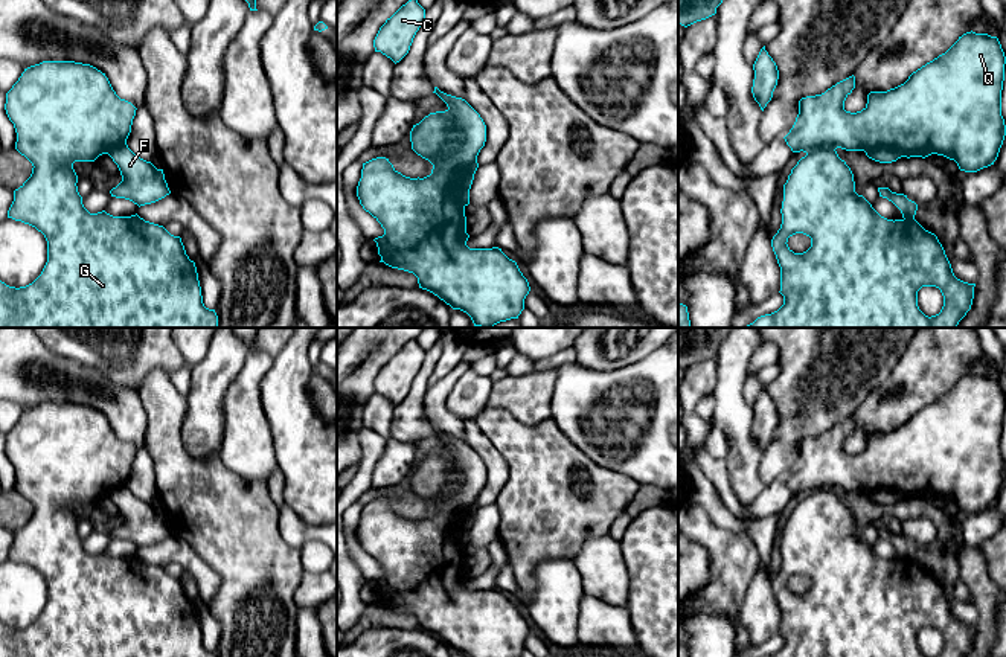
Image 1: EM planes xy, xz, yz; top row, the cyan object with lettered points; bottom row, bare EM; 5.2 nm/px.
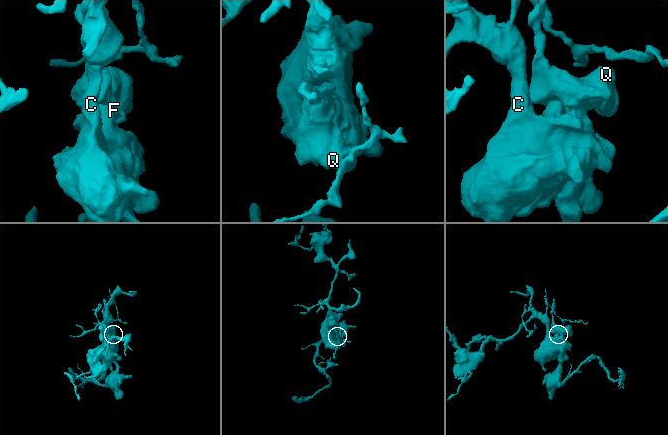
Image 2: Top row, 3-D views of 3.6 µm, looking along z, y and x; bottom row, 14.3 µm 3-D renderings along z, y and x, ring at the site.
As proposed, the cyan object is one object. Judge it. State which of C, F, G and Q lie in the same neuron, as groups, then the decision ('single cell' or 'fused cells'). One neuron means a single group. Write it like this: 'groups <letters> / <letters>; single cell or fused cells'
groups C G Q / F; fused cells

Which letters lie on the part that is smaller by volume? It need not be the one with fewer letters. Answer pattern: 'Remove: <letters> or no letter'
Remove: F

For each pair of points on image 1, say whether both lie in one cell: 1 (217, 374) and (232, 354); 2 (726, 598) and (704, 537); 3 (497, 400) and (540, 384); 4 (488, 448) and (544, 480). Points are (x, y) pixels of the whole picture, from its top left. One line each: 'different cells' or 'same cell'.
1: same cell
2: same cell
3: same cell
4: different cells

